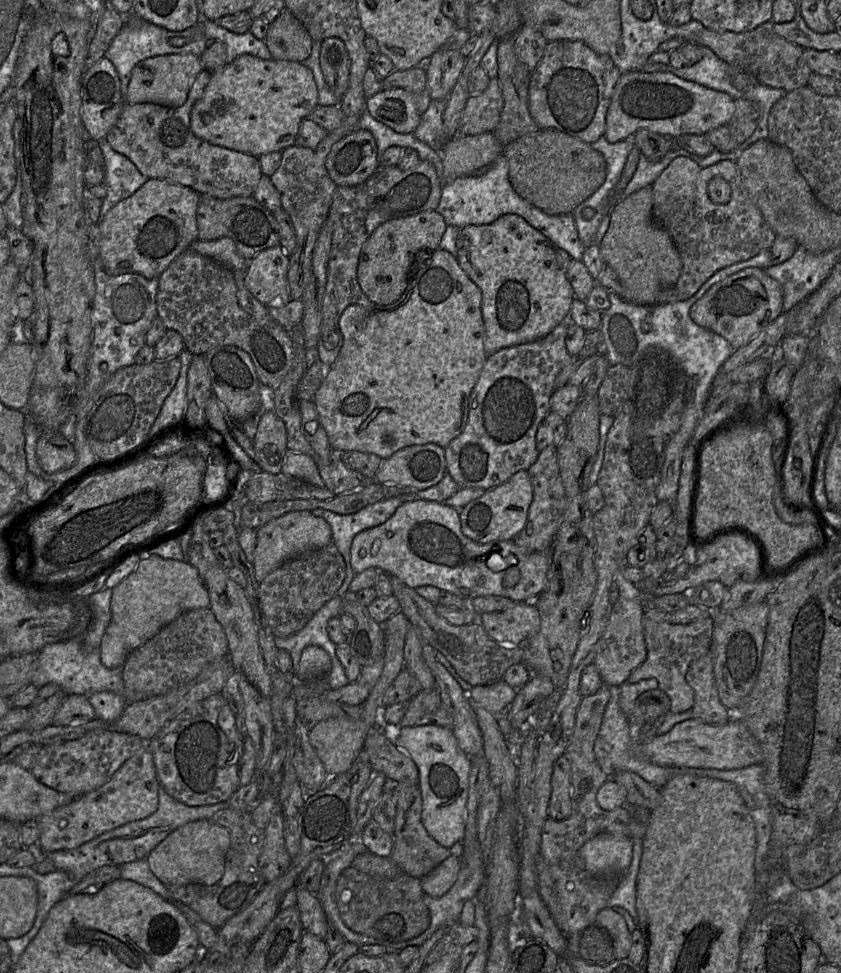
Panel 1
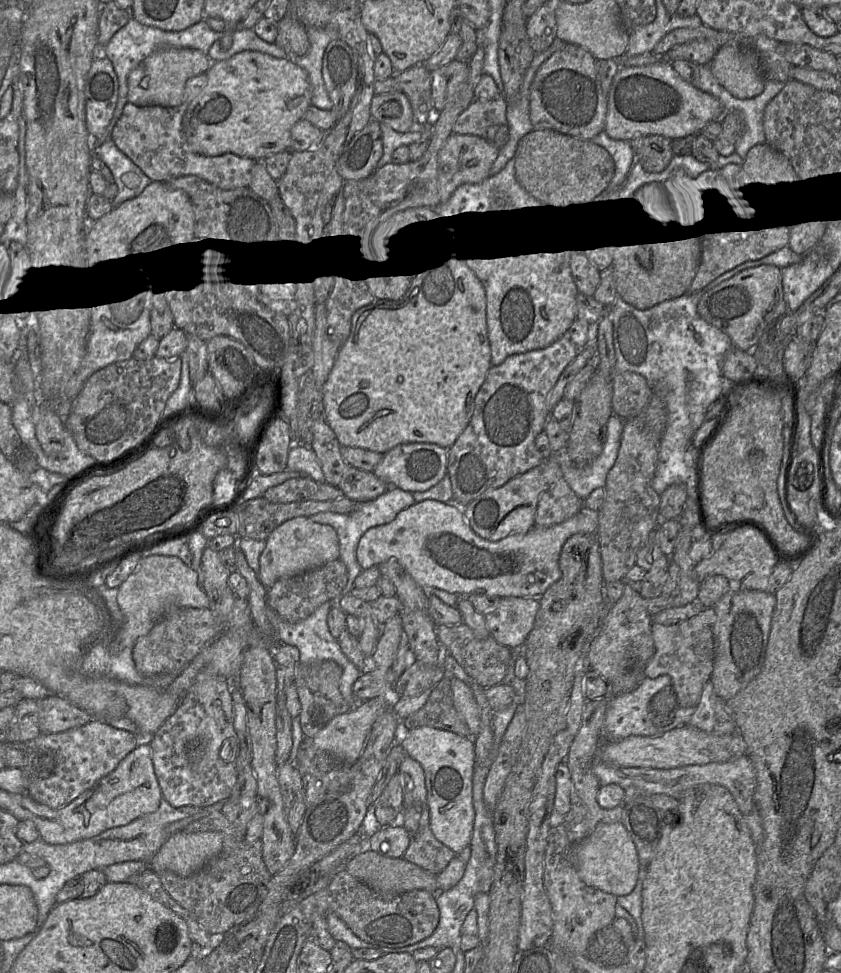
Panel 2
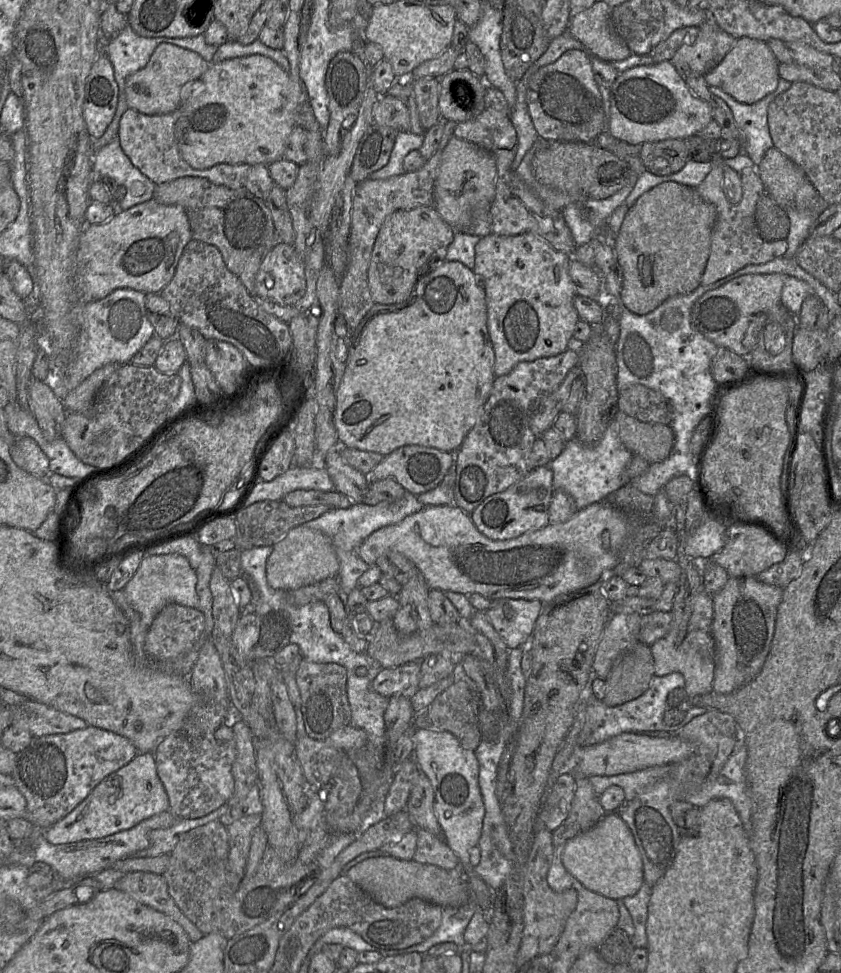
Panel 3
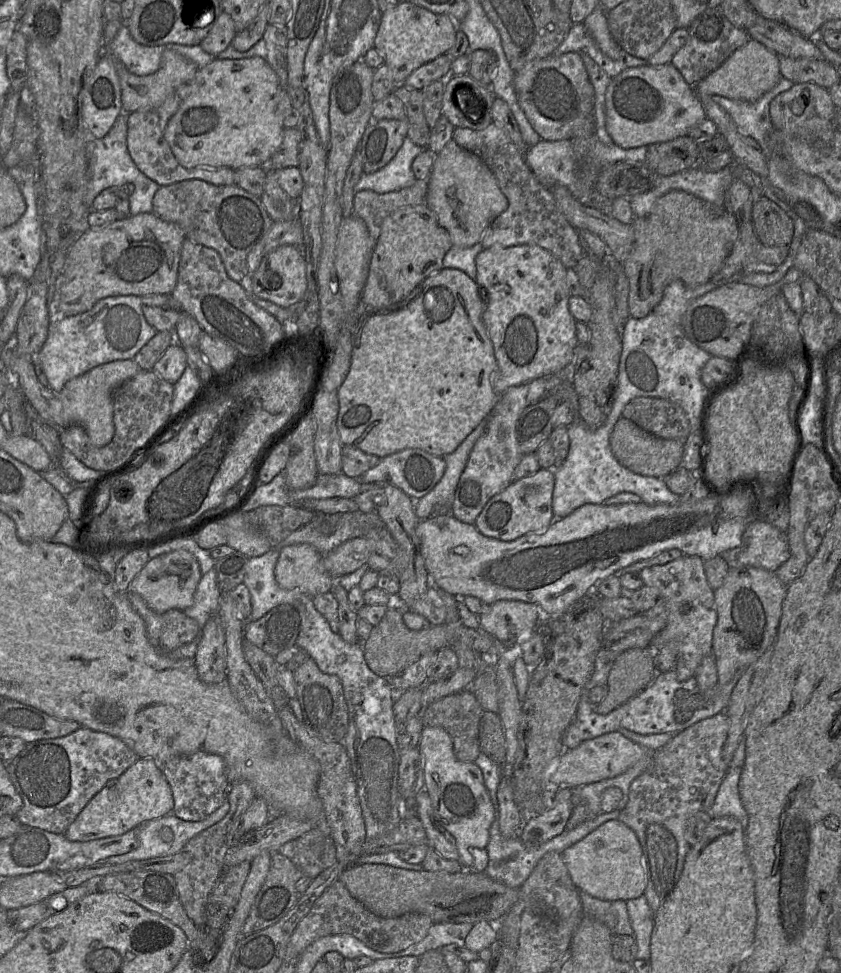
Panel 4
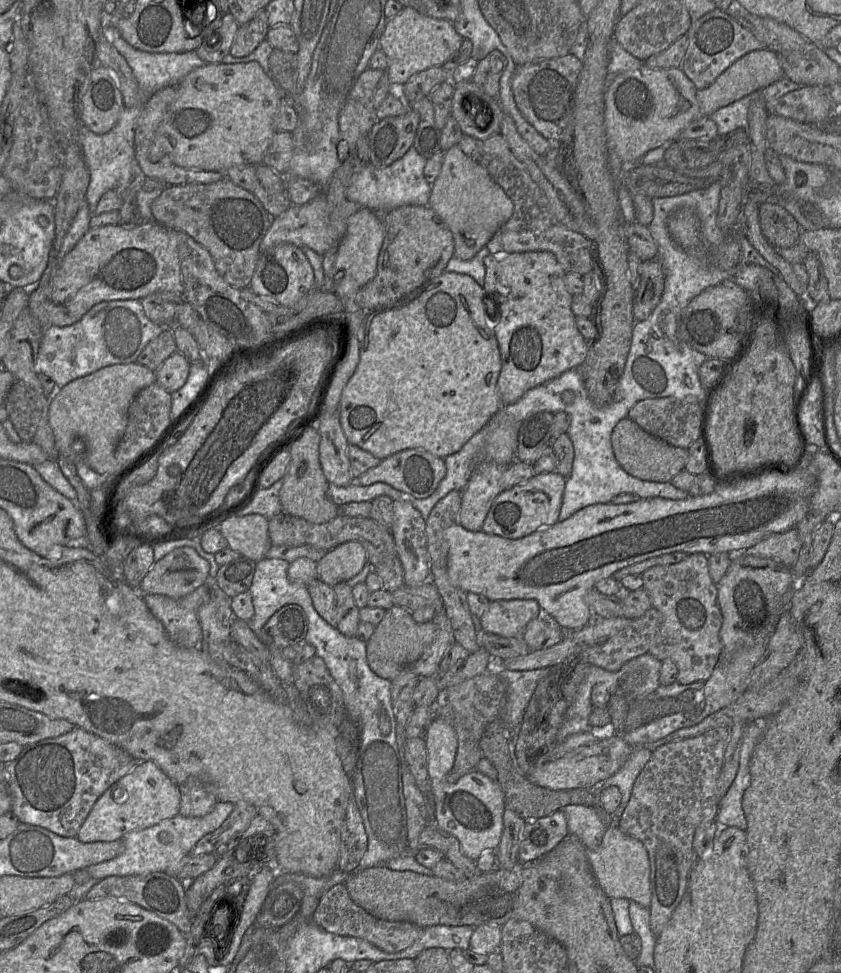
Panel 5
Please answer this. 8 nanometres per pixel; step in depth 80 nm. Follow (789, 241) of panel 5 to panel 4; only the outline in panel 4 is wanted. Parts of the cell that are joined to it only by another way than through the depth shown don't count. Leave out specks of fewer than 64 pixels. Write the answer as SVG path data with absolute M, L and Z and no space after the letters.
M765 195L753 204L752 221L755 233L763 244L790 247L794 221L783 208Z

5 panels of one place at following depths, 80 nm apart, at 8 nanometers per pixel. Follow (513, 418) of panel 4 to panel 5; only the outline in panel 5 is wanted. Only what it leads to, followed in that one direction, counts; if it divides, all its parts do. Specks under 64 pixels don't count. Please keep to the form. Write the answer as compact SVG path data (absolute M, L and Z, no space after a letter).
M479 460L462 491L459 523L470 531L481 531L495 498L503 491L500 479L506 467Z

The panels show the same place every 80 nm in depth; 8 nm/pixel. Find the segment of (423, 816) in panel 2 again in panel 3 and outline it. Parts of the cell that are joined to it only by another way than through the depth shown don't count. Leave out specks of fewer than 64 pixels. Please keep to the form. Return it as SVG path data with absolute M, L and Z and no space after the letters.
M417 825L414 832L417 845L412 861L444 870L452 870L460 863L459 857L442 839Z

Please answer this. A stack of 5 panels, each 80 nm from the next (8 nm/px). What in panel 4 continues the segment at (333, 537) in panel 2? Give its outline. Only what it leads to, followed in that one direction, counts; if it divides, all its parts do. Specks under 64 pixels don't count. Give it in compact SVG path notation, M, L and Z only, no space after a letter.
M309 544L283 547L279 551L274 569L276 582L283 589L298 591L311 597L333 590L336 581L325 569L323 557L316 548Z

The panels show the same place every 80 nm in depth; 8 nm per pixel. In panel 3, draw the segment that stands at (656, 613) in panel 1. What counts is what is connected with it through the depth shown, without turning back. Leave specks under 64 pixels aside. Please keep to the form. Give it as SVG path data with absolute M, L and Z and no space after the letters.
M689 631L679 645L675 645L664 636L654 642L650 646L650 650L654 659L655 676L666 676L674 672L681 673L685 679L684 690L690 698L713 692L715 642L711 631Z

